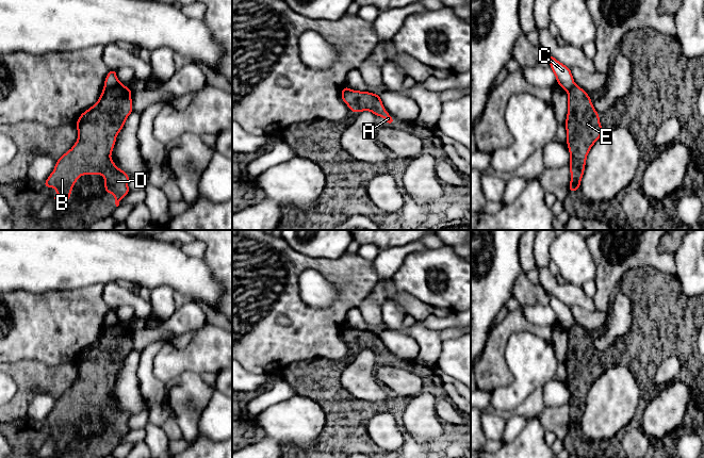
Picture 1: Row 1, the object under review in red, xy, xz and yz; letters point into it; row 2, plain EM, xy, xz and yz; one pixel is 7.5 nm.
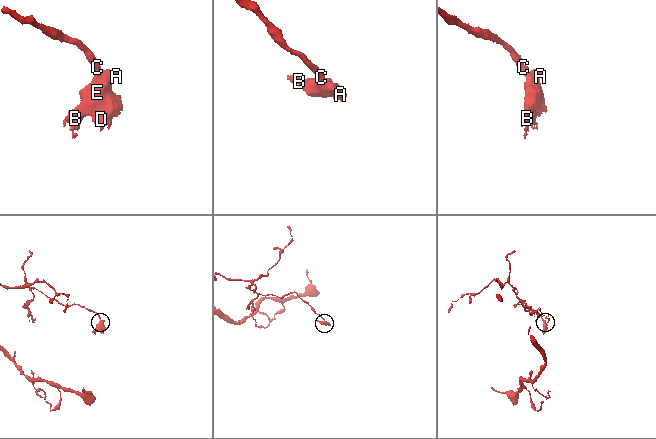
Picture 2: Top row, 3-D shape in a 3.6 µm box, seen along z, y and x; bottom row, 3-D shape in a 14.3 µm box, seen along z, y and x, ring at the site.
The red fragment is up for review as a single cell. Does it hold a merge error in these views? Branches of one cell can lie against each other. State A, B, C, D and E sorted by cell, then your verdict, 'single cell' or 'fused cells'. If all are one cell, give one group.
A B D E / C; fused cells

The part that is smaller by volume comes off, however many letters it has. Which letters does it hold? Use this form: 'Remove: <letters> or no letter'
Remove: A, B, D, E

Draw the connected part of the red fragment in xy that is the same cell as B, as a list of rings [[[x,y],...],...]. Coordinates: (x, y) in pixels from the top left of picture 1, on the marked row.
[[[122,82],[103,88],[98,101],[80,115],[75,124],[79,135],[77,142],[56,160],[54,170],[43,184],[46,189],[56,189],[54,199],[64,196],[69,202],[71,190],[82,175],[102,175],[104,192],[115,196],[116,207],[130,193],[130,176],[115,165],[111,152],[116,136],[133,111],[132,92]]]

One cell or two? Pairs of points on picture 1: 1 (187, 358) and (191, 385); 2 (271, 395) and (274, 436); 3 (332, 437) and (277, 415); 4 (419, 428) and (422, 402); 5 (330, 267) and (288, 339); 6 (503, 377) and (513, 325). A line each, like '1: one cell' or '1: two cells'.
1: two cells
2: two cells
3: two cells
4: one cell
5: one cell
6: one cell

